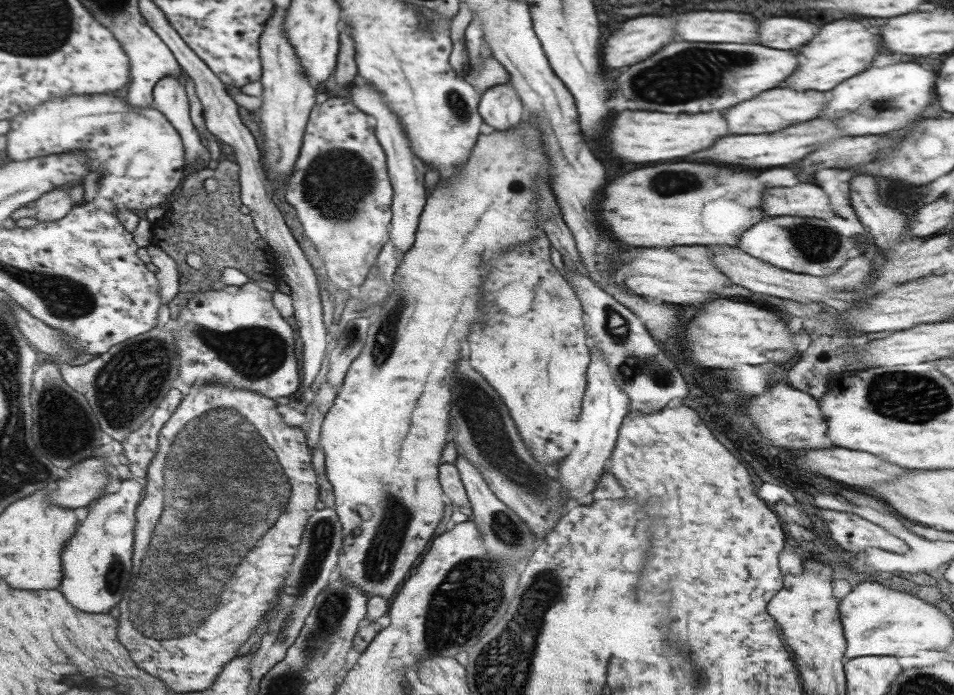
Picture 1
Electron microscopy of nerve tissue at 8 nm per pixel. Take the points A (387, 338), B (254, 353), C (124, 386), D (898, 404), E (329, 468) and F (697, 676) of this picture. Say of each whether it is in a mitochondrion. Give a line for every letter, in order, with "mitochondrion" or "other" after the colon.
A: mitochondrion
B: mitochondrion
C: mitochondrion
D: mitochondrion
E: other
F: mitochondrion

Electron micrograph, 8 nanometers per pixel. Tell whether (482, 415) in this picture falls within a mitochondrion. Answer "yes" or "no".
yes

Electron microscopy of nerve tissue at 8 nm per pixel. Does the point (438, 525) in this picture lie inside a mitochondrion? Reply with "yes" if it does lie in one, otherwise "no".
no

